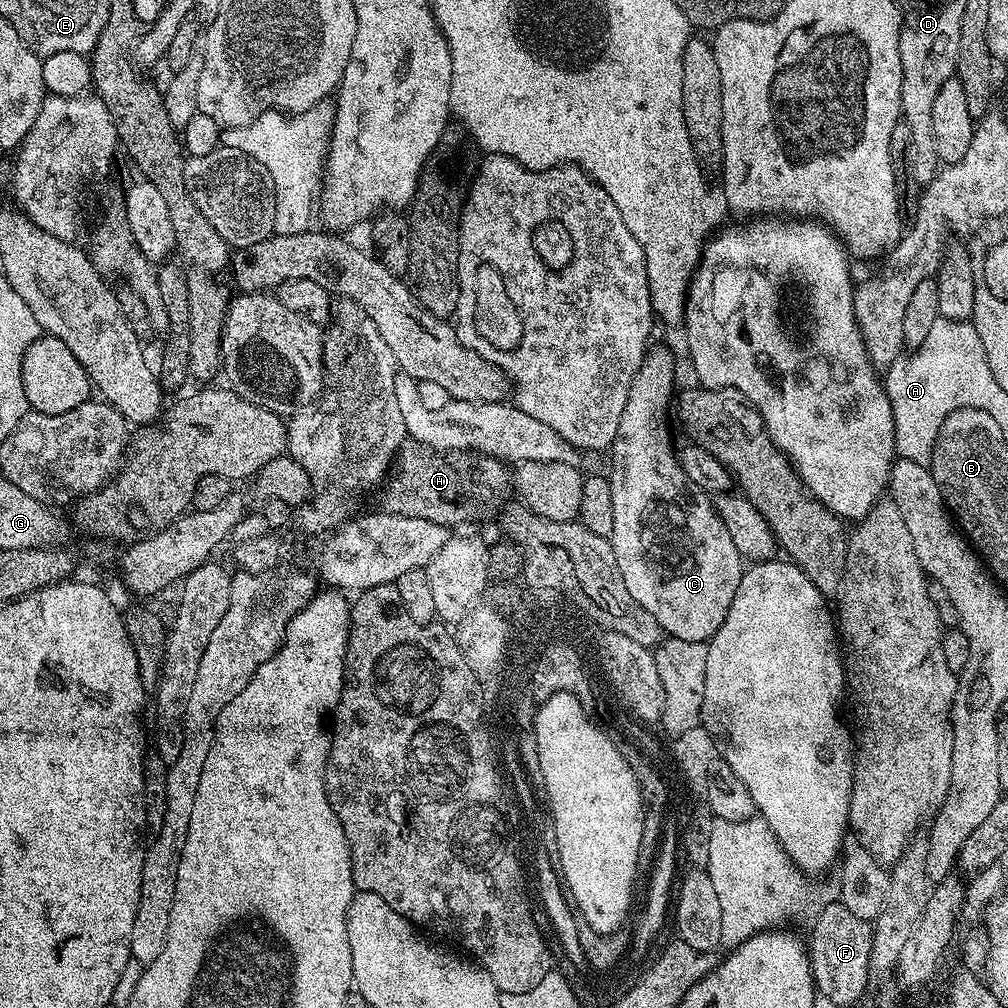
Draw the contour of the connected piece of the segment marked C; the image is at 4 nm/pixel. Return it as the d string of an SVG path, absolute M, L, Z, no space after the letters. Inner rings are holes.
M649 347L644 357L644 363L640 365L640 373L632 380L632 389L626 398L626 410L622 410L622 422L618 422L618 434L610 449L610 457L612 456L610 494L614 496L614 530L610 539L616 559L616 568L622 574L622 582L626 582L626 590L630 590L630 598L634 598L634 602L638 606L642 606L642 610L654 614L658 626L668 636L682 638L686 642L707 642L718 630L718 626L722 626L722 622L730 610L730 602L734 602L734 594L744 577L746 564L738 554L738 546L734 546L734 541L731 540L730 532L726 530L722 518L716 512L713 497L695 482L688 480L687 474L683 472L677 457L674 455L674 450L672 454L672 436L668 433L668 416L670 420L670 405L674 400L672 379L675 376L671 354L664 348Z

